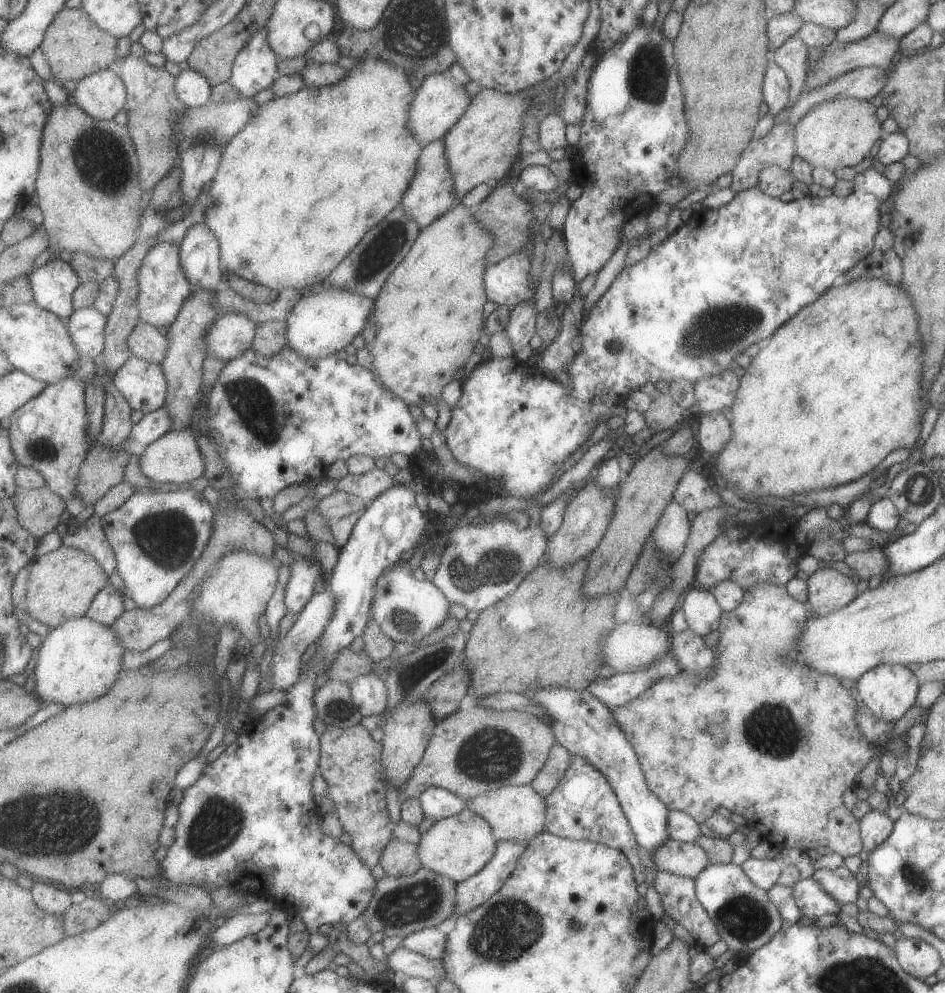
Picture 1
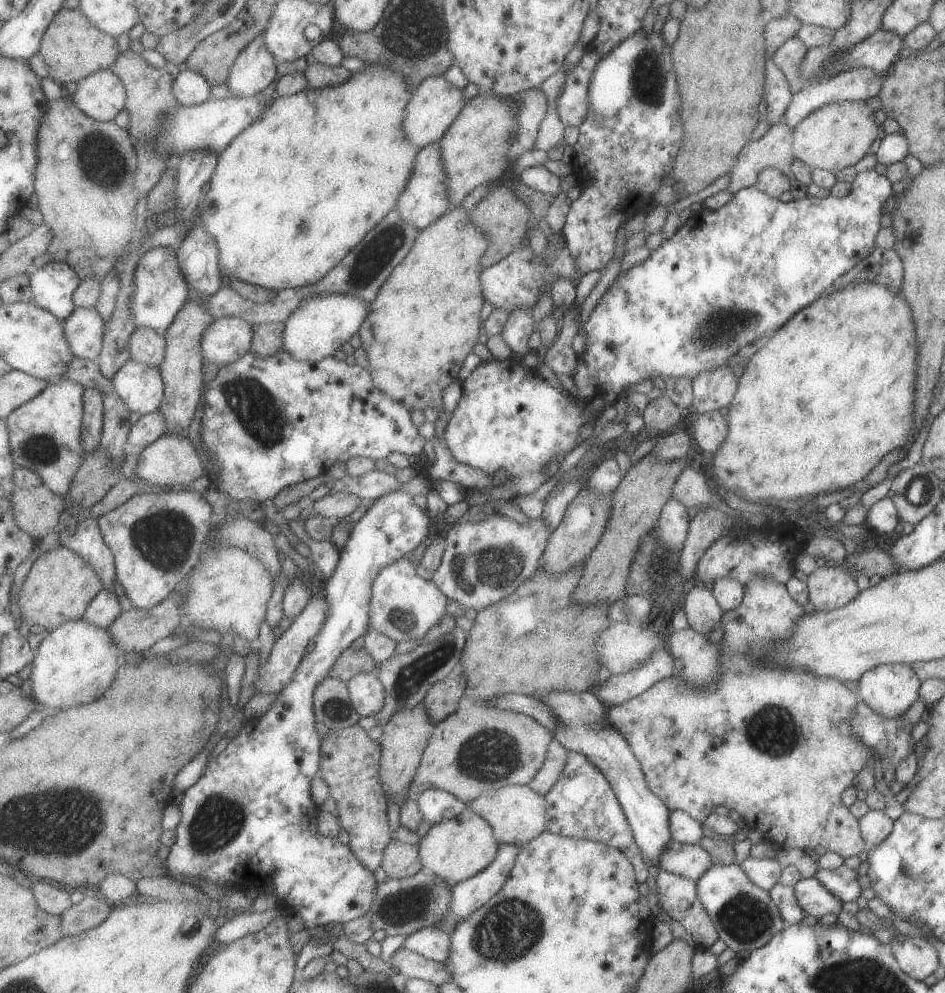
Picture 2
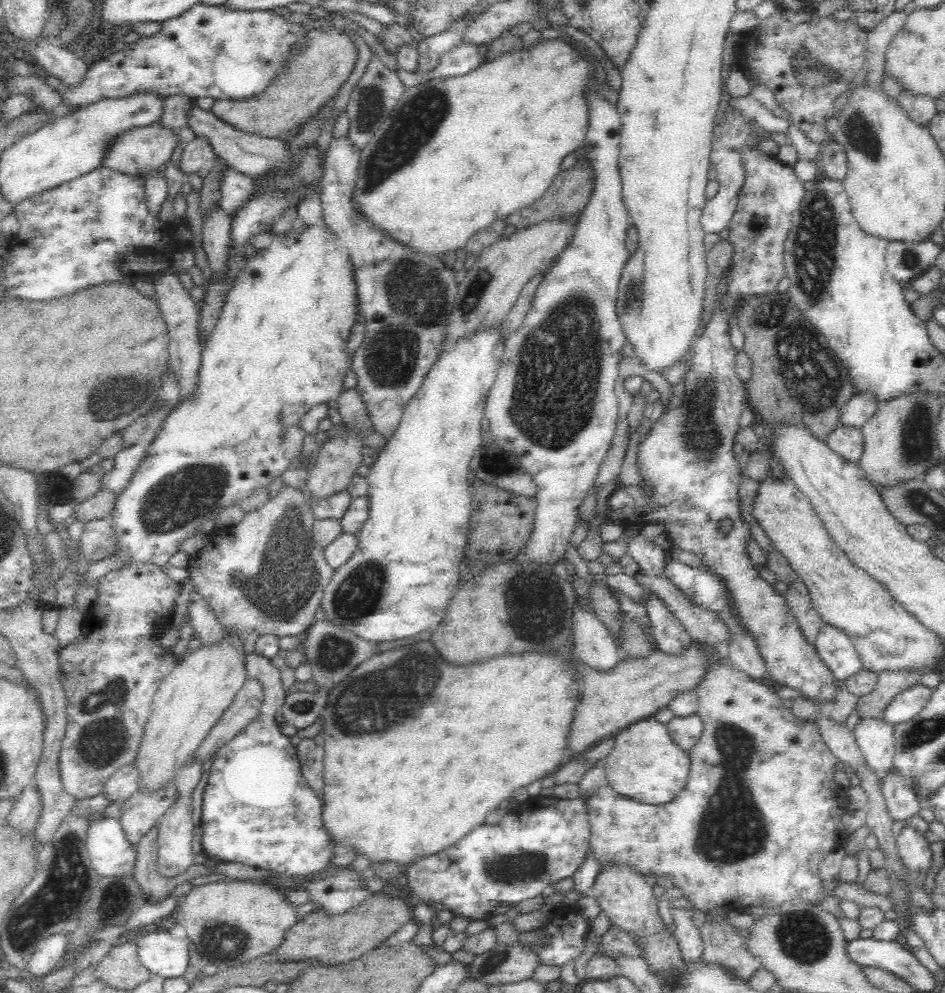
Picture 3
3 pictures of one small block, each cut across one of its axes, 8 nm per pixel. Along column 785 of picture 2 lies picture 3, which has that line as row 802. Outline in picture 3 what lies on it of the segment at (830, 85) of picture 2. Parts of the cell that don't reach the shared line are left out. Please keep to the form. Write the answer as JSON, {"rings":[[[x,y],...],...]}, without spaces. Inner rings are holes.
{"rings":[[[135,764],[124,766],[117,770],[110,778],[103,782],[101,794],[109,802],[116,806],[124,805],[124,802],[137,792],[138,775]]]}

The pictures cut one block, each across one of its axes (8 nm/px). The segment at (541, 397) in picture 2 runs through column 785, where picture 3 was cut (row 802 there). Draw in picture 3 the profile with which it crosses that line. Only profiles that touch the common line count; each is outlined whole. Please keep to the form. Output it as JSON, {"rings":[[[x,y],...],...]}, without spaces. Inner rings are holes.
{"rings":[[[250,653],[247,656],[246,662],[246,672],[247,676],[250,679],[257,680],[264,689],[264,700],[260,708],[260,714],[250,726],[245,730],[242,730],[238,735],[236,735],[232,740],[226,742],[212,759],[209,769],[208,780],[206,780],[206,786],[203,790],[203,803],[202,803],[202,812],[201,812],[201,846],[204,849],[206,856],[212,860],[218,860],[219,862],[238,862],[244,865],[260,868],[260,869],[269,869],[282,872],[282,874],[314,874],[321,870],[330,868],[329,857],[331,854],[340,853],[338,846],[333,846],[329,841],[329,834],[326,834],[324,827],[322,826],[321,814],[322,814],[322,802],[321,797],[318,797],[315,794],[315,791],[308,787],[308,783],[304,780],[304,777],[301,773],[301,768],[298,762],[298,757],[296,756],[297,750],[296,747],[291,745],[289,737],[282,734],[279,730],[279,727],[275,721],[276,710],[279,711],[281,704],[284,702],[285,696],[283,694],[284,684],[280,679],[280,672],[276,667],[272,666],[271,660],[260,657],[255,653]]]}

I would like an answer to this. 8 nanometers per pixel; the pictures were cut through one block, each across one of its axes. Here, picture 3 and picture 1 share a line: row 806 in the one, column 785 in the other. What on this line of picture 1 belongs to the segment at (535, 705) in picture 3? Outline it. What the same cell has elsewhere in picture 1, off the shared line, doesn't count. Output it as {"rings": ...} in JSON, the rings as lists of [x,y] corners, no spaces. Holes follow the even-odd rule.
{"rings":[[[858,278],[848,282],[847,284],[843,283],[842,285],[835,284],[829,287],[824,293],[821,293],[821,296],[815,300],[815,302],[809,303],[807,306],[803,306],[801,310],[795,316],[792,316],[787,322],[784,322],[779,328],[776,328],[772,335],[767,338],[767,340],[760,345],[760,349],[757,354],[751,358],[749,366],[744,370],[743,376],[738,379],[738,389],[735,395],[735,400],[730,406],[731,411],[728,414],[728,419],[730,420],[731,425],[731,434],[732,437],[730,441],[723,447],[721,452],[718,452],[715,456],[715,462],[713,466],[715,467],[716,473],[712,480],[714,485],[721,484],[721,488],[728,488],[735,491],[742,499],[745,498],[747,502],[755,498],[755,502],[765,503],[766,505],[777,507],[776,502],[778,499],[788,498],[789,495],[799,494],[811,489],[816,488],[827,488],[834,487],[837,485],[842,485],[854,480],[861,478],[869,474],[889,452],[892,450],[897,450],[898,448],[907,448],[911,451],[912,448],[917,446],[917,440],[919,440],[919,430],[921,426],[921,416],[924,413],[924,402],[922,401],[922,386],[920,381],[922,380],[922,338],[920,337],[918,331],[918,318],[911,300],[911,297],[908,295],[908,292],[903,288],[903,284],[892,283],[889,281],[884,281],[883,279],[878,278]]]}

